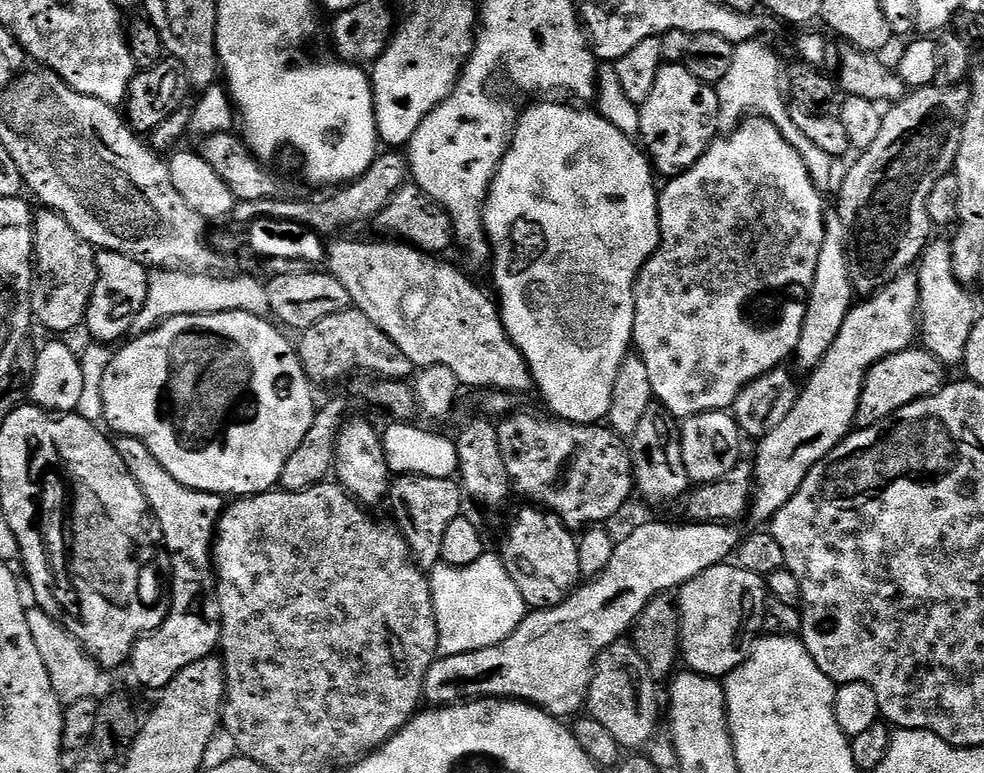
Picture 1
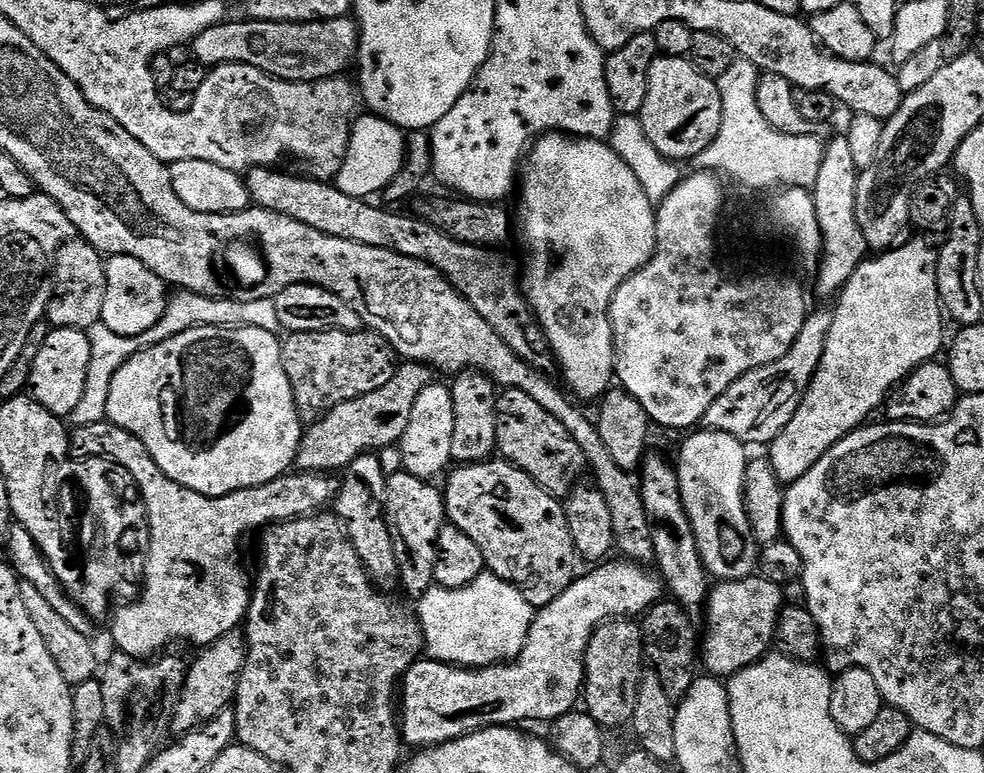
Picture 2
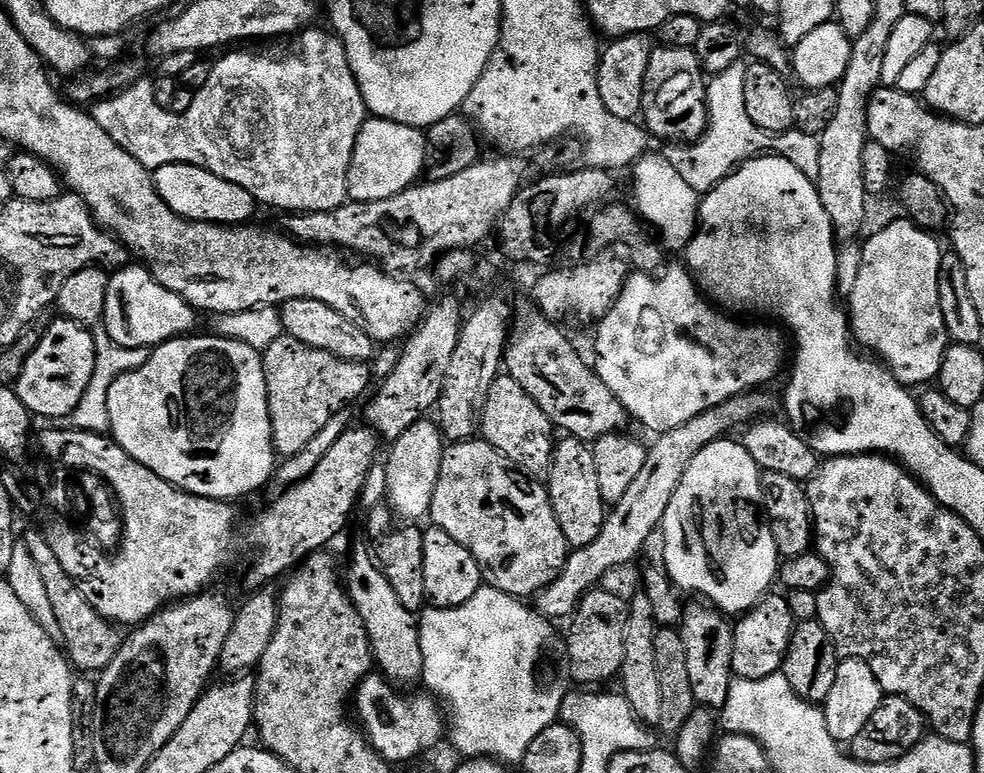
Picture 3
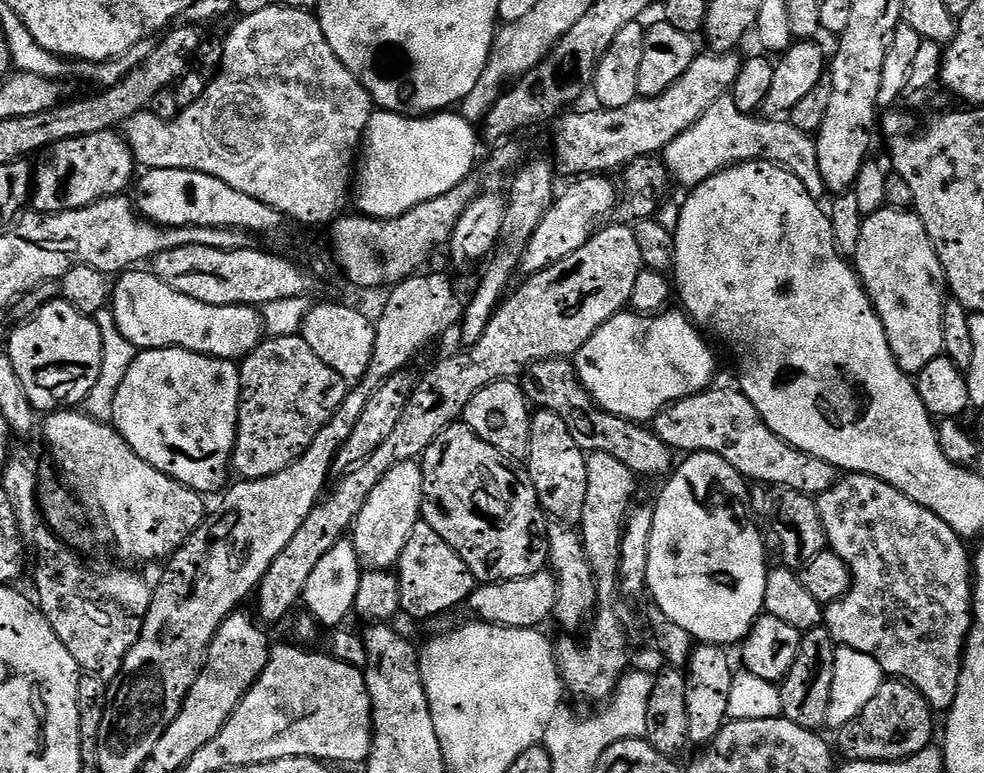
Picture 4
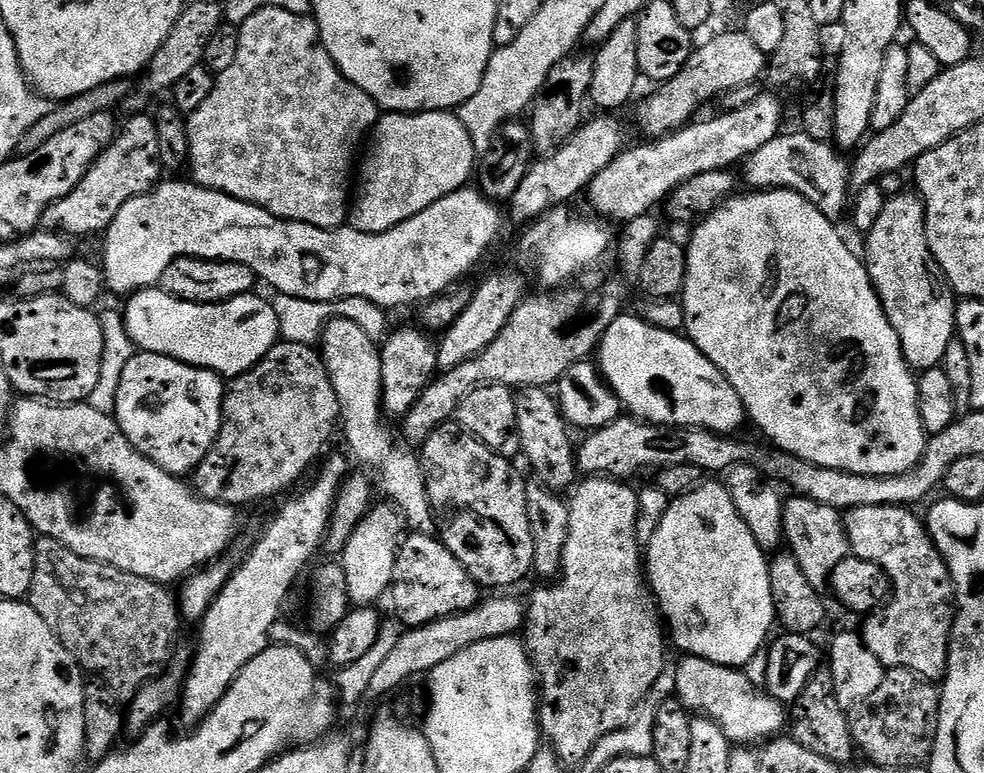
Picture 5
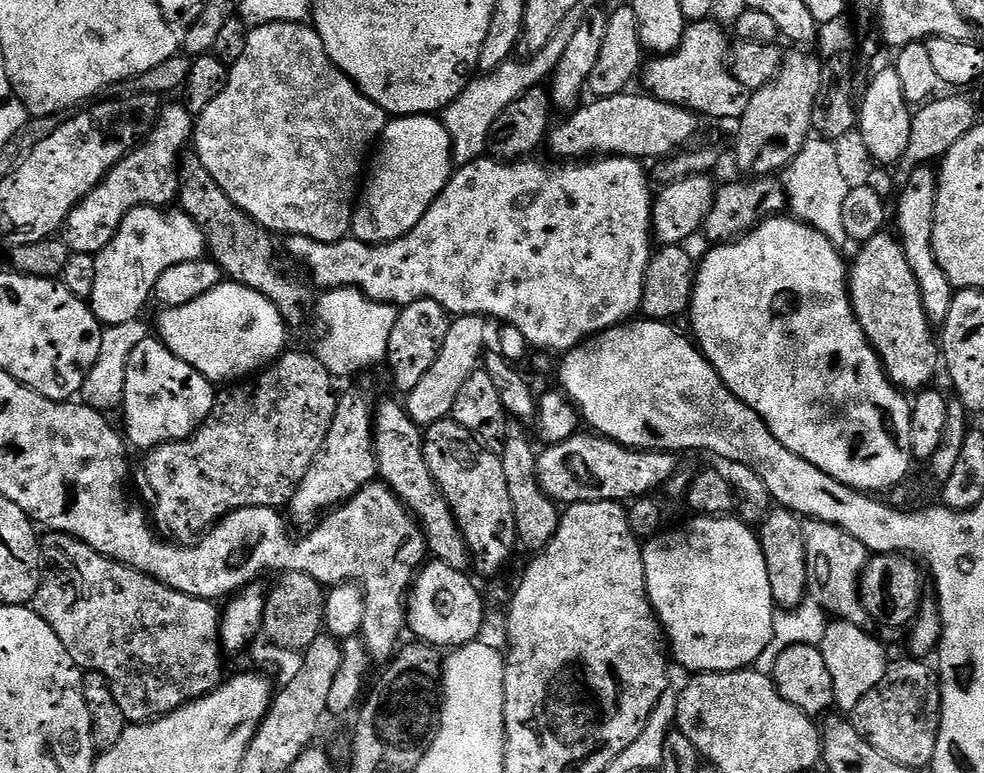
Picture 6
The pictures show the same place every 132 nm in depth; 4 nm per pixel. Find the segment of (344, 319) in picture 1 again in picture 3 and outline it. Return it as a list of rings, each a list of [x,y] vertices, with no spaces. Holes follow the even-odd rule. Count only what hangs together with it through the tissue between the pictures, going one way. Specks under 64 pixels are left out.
[[[287,334],[278,337],[262,355],[272,419],[272,444],[284,458],[303,450],[334,414],[352,406],[348,404],[354,403],[374,380],[365,361],[343,360],[326,350],[306,346],[306,342],[298,342]]]

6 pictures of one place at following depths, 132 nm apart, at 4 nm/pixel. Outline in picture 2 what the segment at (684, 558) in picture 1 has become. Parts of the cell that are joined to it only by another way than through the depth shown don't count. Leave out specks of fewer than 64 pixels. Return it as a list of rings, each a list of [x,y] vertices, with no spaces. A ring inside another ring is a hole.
[[[612,558],[588,571],[592,572],[577,575],[554,602],[533,615],[526,646],[515,660],[489,668],[458,668],[431,658],[415,660],[398,689],[403,743],[412,750],[437,748],[483,728],[520,726],[523,720],[551,722],[573,711],[582,700],[586,646],[594,630],[607,620],[643,617],[662,596],[659,575],[651,576],[647,567],[627,559]]]

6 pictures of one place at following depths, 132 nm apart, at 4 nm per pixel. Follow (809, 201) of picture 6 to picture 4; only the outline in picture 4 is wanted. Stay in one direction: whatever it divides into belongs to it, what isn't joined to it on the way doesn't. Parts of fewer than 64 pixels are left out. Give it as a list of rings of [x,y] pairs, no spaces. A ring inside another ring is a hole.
[[[731,95],[723,96],[702,118],[690,128],[674,138],[670,146],[662,153],[664,165],[668,167],[668,175],[673,181],[678,180],[685,184],[688,190],[697,188],[702,182],[706,182],[714,174],[732,167],[734,164],[744,164],[747,160],[769,160],[771,164],[783,164],[785,168],[792,169],[810,195],[820,198],[825,195],[824,179],[822,178],[822,166],[818,164],[818,150],[816,141],[811,135],[802,130],[798,130],[787,119],[784,118],[764,118],[768,120],[756,120],[755,115],[738,110],[738,106],[732,100]]]

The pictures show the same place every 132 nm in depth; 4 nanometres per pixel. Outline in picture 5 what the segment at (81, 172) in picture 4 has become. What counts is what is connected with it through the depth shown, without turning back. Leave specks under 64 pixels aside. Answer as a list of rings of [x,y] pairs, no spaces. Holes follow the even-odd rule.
[[[132,114],[127,119],[125,124],[123,121],[122,127],[110,142],[110,146],[106,146],[106,150],[102,150],[102,154],[98,154],[98,158],[92,163],[90,170],[82,178],[82,182],[78,182],[78,186],[74,186],[74,190],[70,190],[70,194],[66,194],[66,198],[55,200],[44,211],[40,219],[40,228],[43,231],[59,232],[69,238],[92,236],[95,232],[107,233],[118,210],[122,210],[122,206],[126,206],[126,202],[130,202],[130,198],[138,198],[142,194],[151,192],[157,184],[161,183],[160,172],[163,173],[165,167],[164,157],[161,156],[158,146],[158,126],[155,119],[148,114]]]

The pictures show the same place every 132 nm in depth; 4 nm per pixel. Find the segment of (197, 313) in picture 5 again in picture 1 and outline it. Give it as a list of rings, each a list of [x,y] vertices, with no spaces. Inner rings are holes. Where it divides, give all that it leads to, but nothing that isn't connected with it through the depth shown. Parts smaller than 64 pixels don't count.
[[[101,251],[96,257],[98,278],[86,317],[86,328],[92,331],[91,339],[96,342],[123,341],[135,329],[136,319],[148,297],[149,273],[145,265],[117,252]]]

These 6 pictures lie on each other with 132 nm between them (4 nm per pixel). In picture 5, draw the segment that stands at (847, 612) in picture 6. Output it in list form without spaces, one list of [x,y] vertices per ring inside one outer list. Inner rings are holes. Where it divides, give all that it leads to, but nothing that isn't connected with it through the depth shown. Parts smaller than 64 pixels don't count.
[[[795,494],[783,501],[783,509],[783,539],[786,541],[787,551],[795,557],[814,590],[823,593],[829,587],[832,571],[838,566],[838,562],[842,562],[842,558],[850,554],[844,516],[834,506],[822,506],[822,502],[814,502],[808,496]]]

